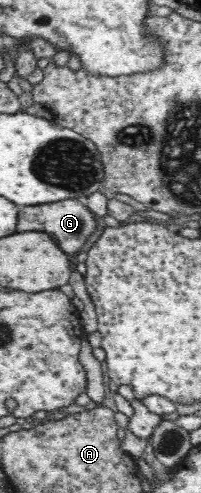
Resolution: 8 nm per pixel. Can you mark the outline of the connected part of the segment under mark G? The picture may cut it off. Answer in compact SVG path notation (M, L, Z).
M78 200L59 201L53 205L33 205L33 207L23 207L19 211L17 217L17 231L45 231L53 237L53 241L57 241L57 247L72 257L79 253L82 245L93 230L95 229L95 220L93 215L85 205L82 205Z

